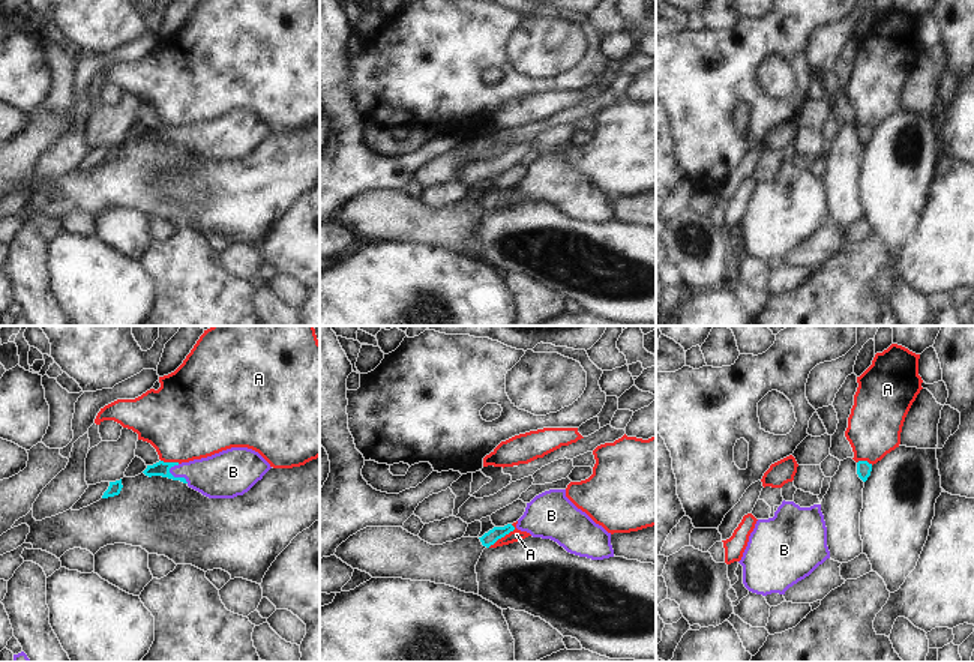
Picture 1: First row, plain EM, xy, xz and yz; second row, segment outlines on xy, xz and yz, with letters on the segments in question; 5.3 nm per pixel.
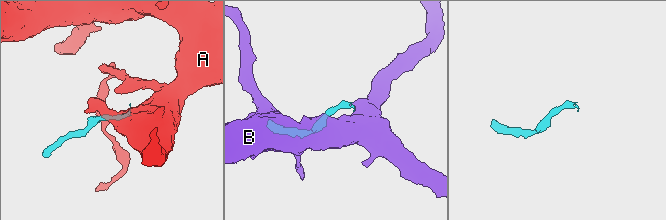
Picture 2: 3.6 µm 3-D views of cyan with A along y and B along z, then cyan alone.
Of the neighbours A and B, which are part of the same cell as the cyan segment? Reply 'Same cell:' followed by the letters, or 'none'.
Same cell: B

